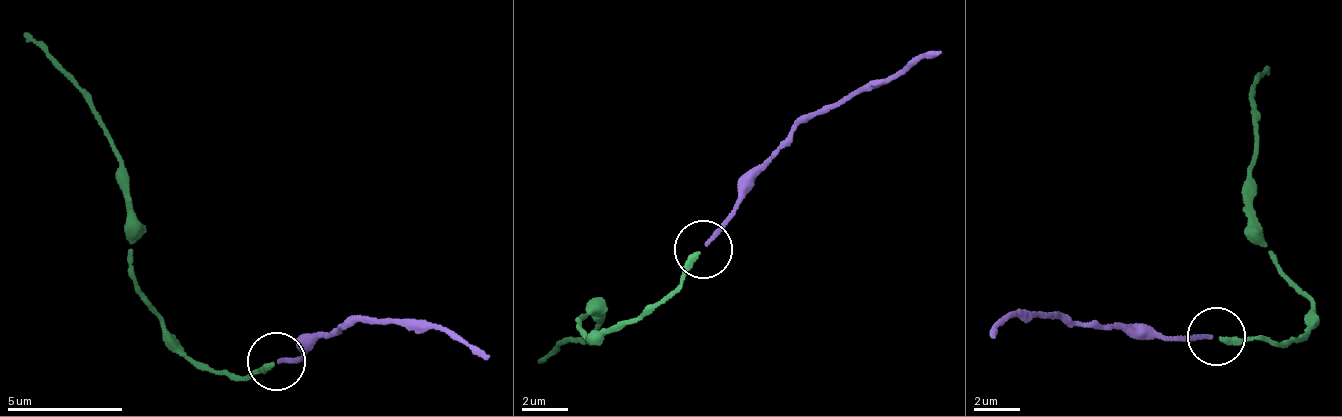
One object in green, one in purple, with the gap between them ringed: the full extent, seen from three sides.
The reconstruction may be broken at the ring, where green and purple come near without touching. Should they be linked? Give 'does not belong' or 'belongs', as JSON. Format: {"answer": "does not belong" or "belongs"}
{"answer": "belongs"}

